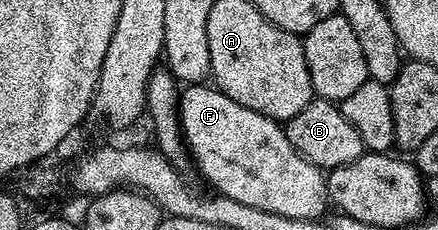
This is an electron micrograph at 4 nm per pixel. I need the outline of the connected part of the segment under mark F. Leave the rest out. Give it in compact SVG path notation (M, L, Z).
M190 84L181 91L181 102L178 105L181 118L182 134L189 147L189 155L193 165L215 186L219 195L240 201L250 202L250 174L314 174L314 166L292 144L288 144L285 129L260 112L252 112L252 108L244 108L244 104L236 104L222 90L210 84Z

